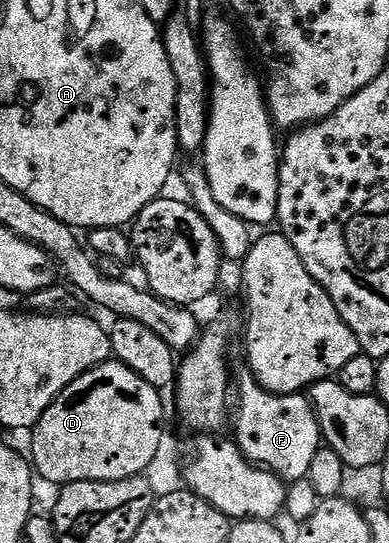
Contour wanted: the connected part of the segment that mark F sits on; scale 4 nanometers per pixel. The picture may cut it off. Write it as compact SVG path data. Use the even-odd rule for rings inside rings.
M243 368L239 374L239 411L234 411L233 426L234 422L233 441L249 461L272 470L287 484L307 477L309 464L321 449L321 435L315 408L306 393L271 394L260 388L250 369Z

